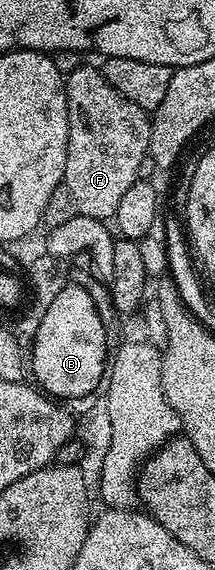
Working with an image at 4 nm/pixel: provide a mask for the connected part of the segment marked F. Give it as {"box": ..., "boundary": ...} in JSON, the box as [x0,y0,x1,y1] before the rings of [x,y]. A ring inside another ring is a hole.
{"box":[64,66,151,219],"boundary":[[[78,66],[64,78],[68,104],[68,148],[64,184],[72,192],[78,213],[113,219],[124,192],[139,181],[140,164],[150,152],[151,115],[124,100],[95,66]]]}

